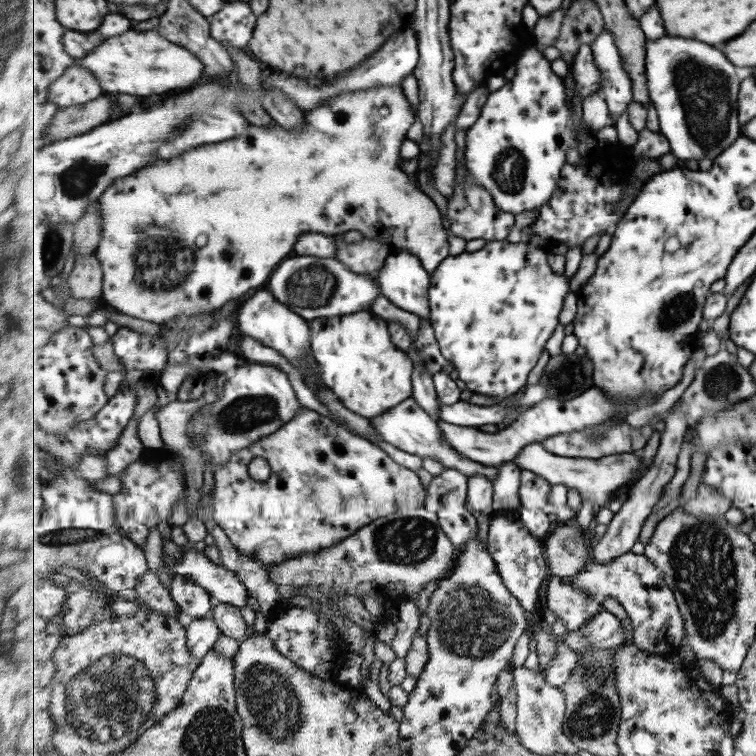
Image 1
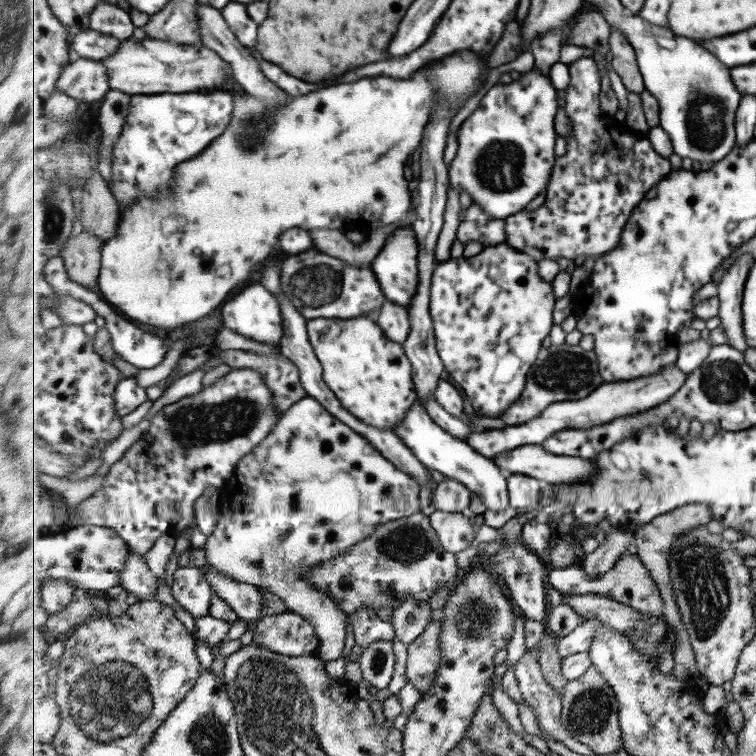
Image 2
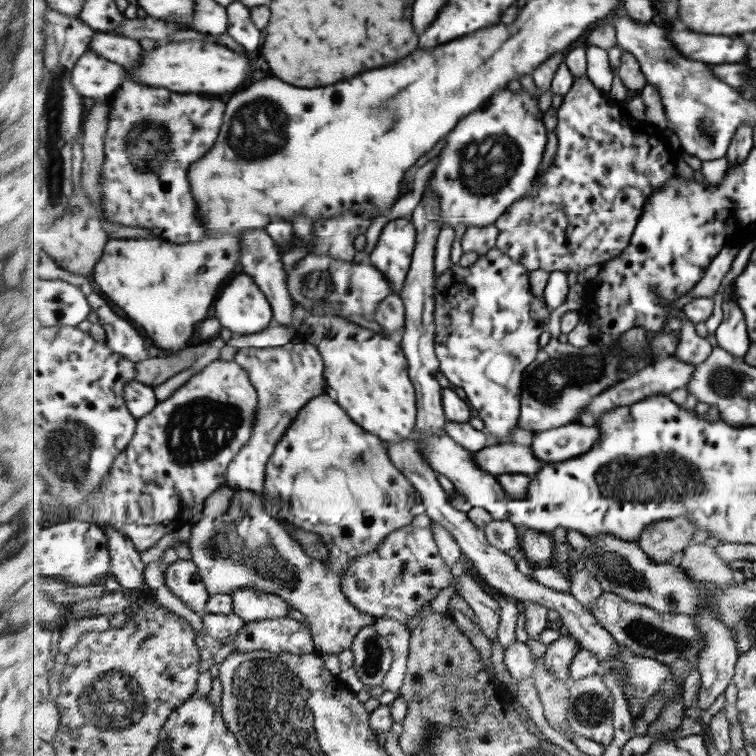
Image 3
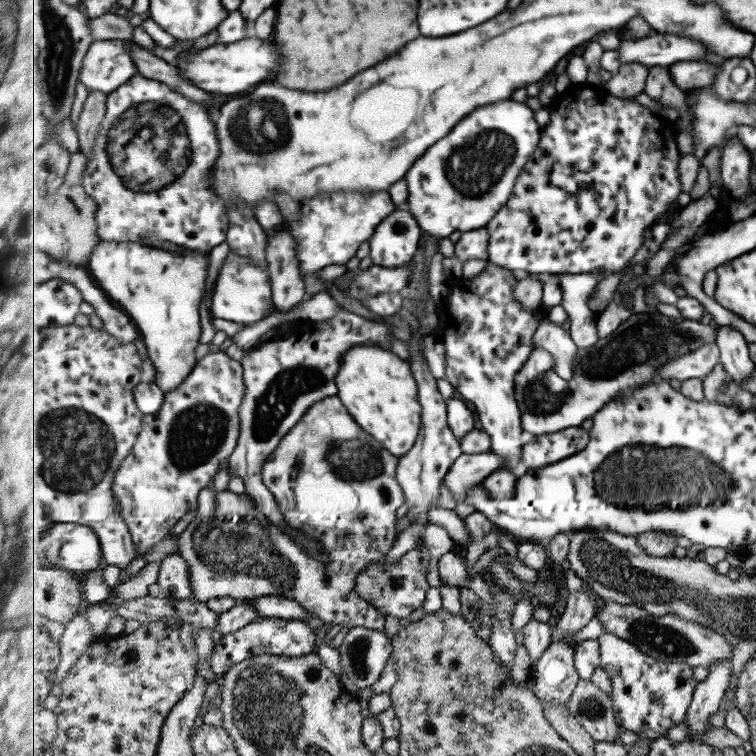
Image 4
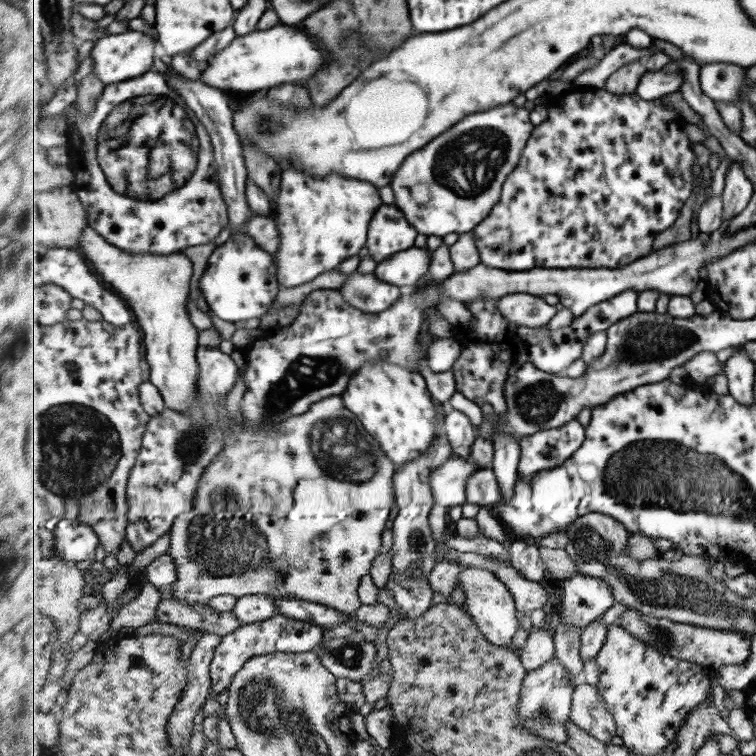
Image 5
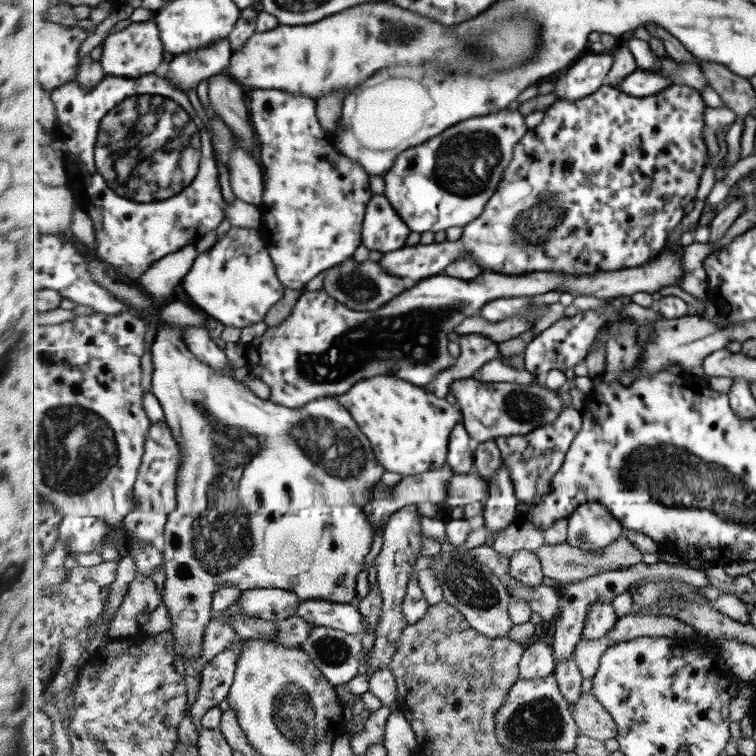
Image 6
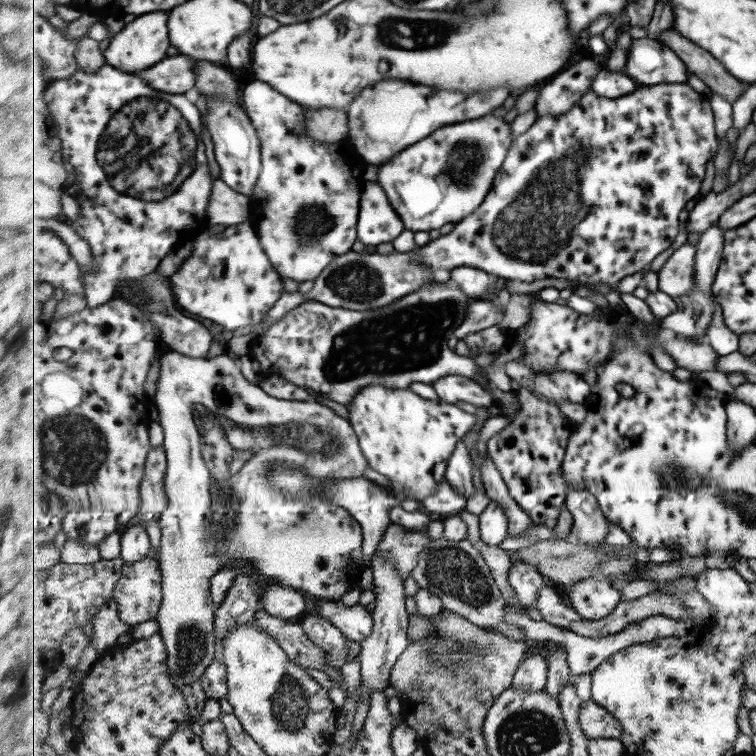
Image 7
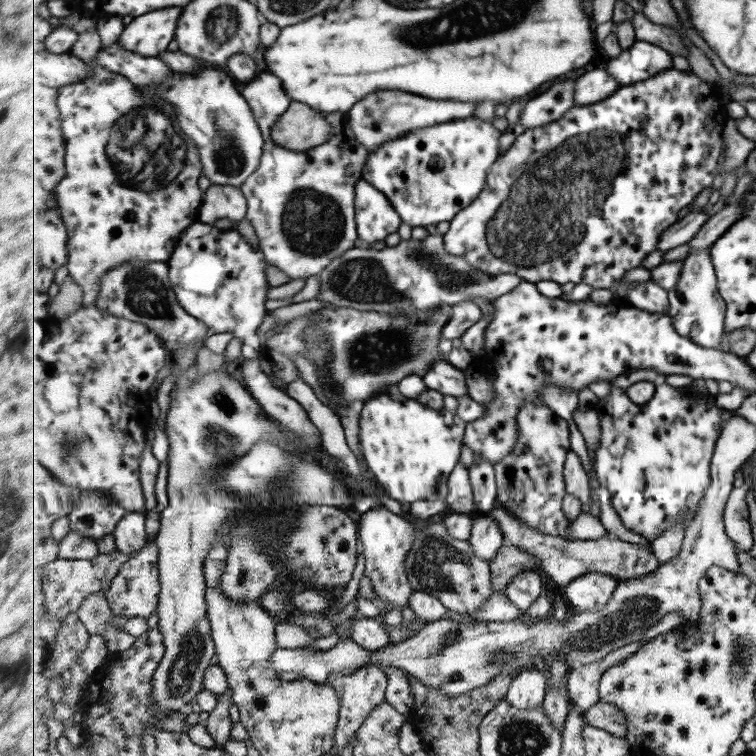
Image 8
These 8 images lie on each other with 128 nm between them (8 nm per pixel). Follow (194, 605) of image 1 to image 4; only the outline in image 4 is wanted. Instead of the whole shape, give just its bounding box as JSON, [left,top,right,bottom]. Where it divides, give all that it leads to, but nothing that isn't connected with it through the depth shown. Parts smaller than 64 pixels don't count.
[158,554,194,599]

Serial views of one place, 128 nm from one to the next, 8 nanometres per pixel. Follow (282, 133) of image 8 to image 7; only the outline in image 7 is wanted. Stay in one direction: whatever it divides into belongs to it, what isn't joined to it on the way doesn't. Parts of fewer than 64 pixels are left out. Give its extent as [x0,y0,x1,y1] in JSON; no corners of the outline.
[306,108,350,144]

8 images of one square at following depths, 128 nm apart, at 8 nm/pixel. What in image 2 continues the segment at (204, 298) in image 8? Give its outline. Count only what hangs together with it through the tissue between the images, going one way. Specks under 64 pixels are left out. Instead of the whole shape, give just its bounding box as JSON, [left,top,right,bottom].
[218,280,285,345]

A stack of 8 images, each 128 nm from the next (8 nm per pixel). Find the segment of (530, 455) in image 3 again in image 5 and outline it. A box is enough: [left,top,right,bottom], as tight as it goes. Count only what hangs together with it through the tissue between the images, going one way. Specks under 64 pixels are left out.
[429,457,483,506]

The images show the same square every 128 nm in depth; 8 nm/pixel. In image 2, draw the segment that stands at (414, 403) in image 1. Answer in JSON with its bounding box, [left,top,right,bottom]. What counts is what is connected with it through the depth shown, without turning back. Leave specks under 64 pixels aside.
[393,402,509,512]

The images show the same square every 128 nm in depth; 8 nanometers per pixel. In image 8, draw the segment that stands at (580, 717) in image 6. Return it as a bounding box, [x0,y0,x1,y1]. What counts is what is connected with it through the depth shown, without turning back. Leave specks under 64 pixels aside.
[585,702,629,738]

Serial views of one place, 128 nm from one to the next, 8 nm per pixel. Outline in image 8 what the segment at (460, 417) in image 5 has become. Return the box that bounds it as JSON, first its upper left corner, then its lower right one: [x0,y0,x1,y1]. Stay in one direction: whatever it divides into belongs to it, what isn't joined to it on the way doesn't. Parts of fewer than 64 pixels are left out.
[446,463,481,520]

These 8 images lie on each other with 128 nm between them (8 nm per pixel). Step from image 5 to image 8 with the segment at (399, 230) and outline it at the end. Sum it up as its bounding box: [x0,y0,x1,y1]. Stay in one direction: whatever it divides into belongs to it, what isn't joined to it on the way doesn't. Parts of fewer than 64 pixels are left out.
[356,179,403,243]

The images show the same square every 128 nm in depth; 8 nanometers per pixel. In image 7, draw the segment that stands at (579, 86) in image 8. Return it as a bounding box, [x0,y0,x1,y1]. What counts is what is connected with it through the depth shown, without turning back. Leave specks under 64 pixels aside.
[591,67,647,98]

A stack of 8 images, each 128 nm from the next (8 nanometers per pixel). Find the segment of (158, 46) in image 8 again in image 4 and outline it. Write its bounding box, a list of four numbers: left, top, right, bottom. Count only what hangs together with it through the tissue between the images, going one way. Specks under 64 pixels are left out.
[80,39,139,96]

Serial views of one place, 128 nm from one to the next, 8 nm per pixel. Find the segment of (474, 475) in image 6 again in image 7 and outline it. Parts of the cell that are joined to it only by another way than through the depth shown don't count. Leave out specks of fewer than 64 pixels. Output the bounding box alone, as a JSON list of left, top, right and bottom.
[420,480,469,517]

